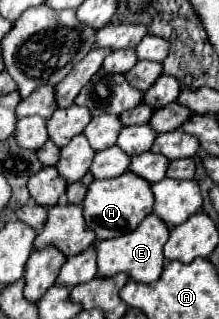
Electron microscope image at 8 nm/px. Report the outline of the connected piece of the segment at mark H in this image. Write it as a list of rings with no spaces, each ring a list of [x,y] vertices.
[[[126,171],[112,179],[102,181],[96,179],[88,187],[84,199],[84,217],[86,223],[90,223],[90,229],[96,231],[98,239],[114,239],[134,231],[140,225],[140,221],[152,213],[152,207],[154,207],[154,193],[150,189],[150,183],[146,183],[146,179],[138,177],[136,173]]]

